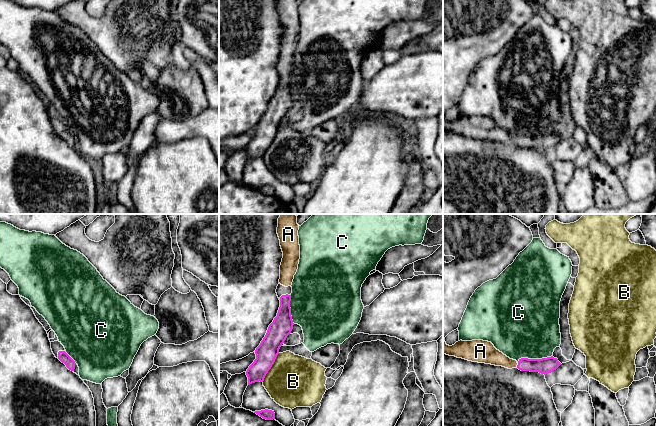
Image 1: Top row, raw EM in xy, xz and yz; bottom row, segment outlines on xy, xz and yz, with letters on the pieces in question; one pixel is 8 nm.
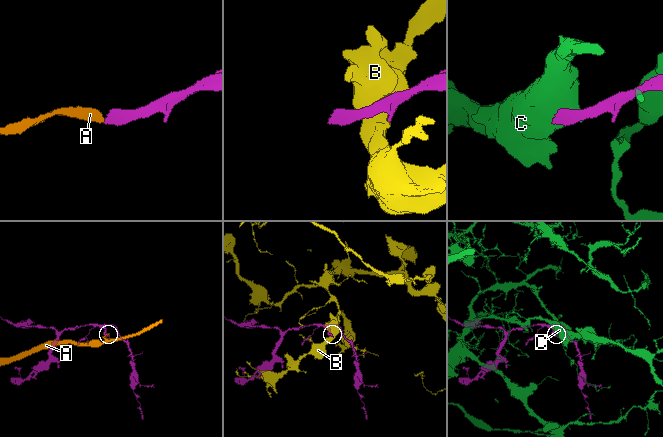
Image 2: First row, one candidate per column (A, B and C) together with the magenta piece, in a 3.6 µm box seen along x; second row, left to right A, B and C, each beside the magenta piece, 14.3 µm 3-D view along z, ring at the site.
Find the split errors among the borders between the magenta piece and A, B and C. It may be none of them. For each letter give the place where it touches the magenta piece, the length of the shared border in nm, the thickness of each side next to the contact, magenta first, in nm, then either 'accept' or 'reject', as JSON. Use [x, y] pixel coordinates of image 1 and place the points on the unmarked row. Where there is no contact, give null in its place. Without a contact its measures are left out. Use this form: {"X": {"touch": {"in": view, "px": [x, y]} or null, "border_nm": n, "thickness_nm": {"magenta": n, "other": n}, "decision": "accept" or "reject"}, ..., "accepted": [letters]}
{"A": {"touch": {"in": "yz", "px": [517, 141]}, "border_nm": 40, "thickness_nm": {"magenta": 130, "other": 160}, "decision": "accept"}, "B": {"touch": {"in": "xz", "px": [271, 142]}, "border_nm": 280, "thickness_nm": {"magenta": 170, "other": 420}, "decision": "reject"}, "C": {"touch": {"in": "yz", "px": [534, 135]}, "border_nm": 280, "thickness_nm": {"magenta": 130, "other": 460}, "decision": "reject"}, "accepted": ["A"]}

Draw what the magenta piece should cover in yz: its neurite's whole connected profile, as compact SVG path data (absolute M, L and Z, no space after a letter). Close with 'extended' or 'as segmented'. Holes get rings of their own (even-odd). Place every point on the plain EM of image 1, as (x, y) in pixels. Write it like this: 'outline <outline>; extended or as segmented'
outline M443 115L443 129L472 138L502 142L508 145L548 150L556 146L561 139L553 132L542 135L521 134L517 138L497 126L491 118L483 116L458 117L449 122Z; extended

